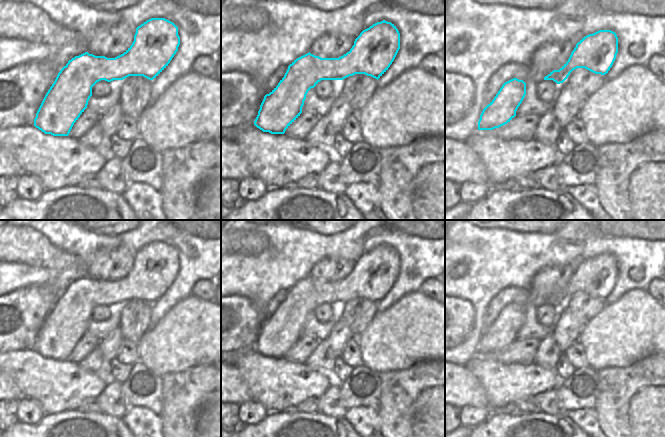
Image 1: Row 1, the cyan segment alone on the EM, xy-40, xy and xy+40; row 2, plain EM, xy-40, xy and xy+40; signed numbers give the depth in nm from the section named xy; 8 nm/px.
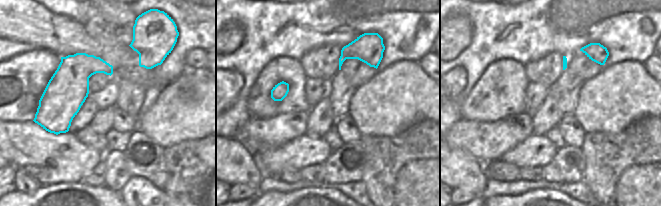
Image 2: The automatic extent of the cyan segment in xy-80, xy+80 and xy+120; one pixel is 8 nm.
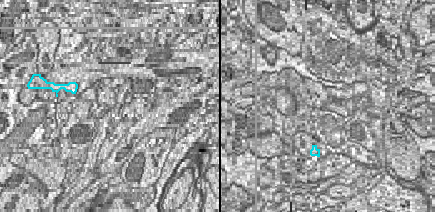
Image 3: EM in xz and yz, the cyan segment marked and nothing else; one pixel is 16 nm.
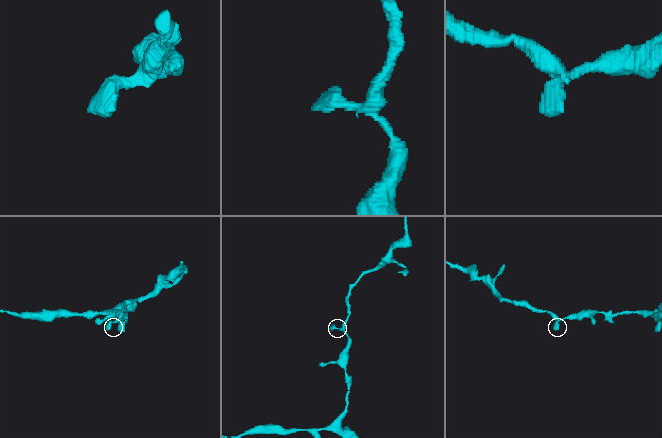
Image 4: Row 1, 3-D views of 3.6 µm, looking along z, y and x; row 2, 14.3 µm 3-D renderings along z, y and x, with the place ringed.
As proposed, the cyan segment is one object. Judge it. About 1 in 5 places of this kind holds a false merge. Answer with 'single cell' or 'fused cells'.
single cell

